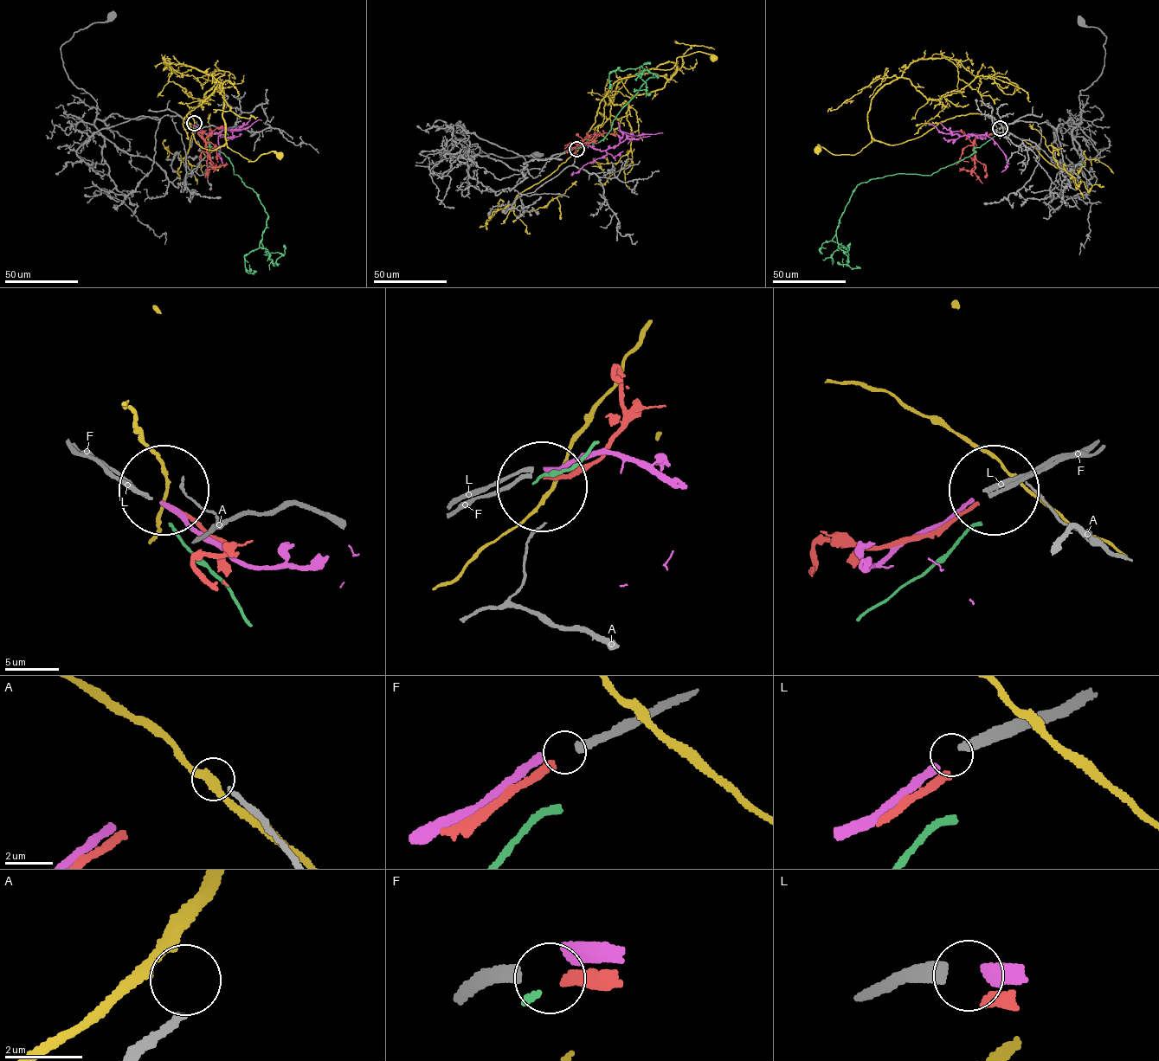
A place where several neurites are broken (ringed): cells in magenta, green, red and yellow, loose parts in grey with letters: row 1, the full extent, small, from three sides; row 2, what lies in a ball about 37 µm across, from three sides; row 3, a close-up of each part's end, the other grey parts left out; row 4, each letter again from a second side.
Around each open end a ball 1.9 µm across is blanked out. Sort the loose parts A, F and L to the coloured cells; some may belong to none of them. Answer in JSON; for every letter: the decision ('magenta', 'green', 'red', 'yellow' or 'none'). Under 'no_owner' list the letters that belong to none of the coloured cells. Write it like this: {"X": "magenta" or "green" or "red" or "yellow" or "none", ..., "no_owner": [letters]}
{"A": "none", "F": "red", "L": "magenta", "no_owner": ["A"]}

